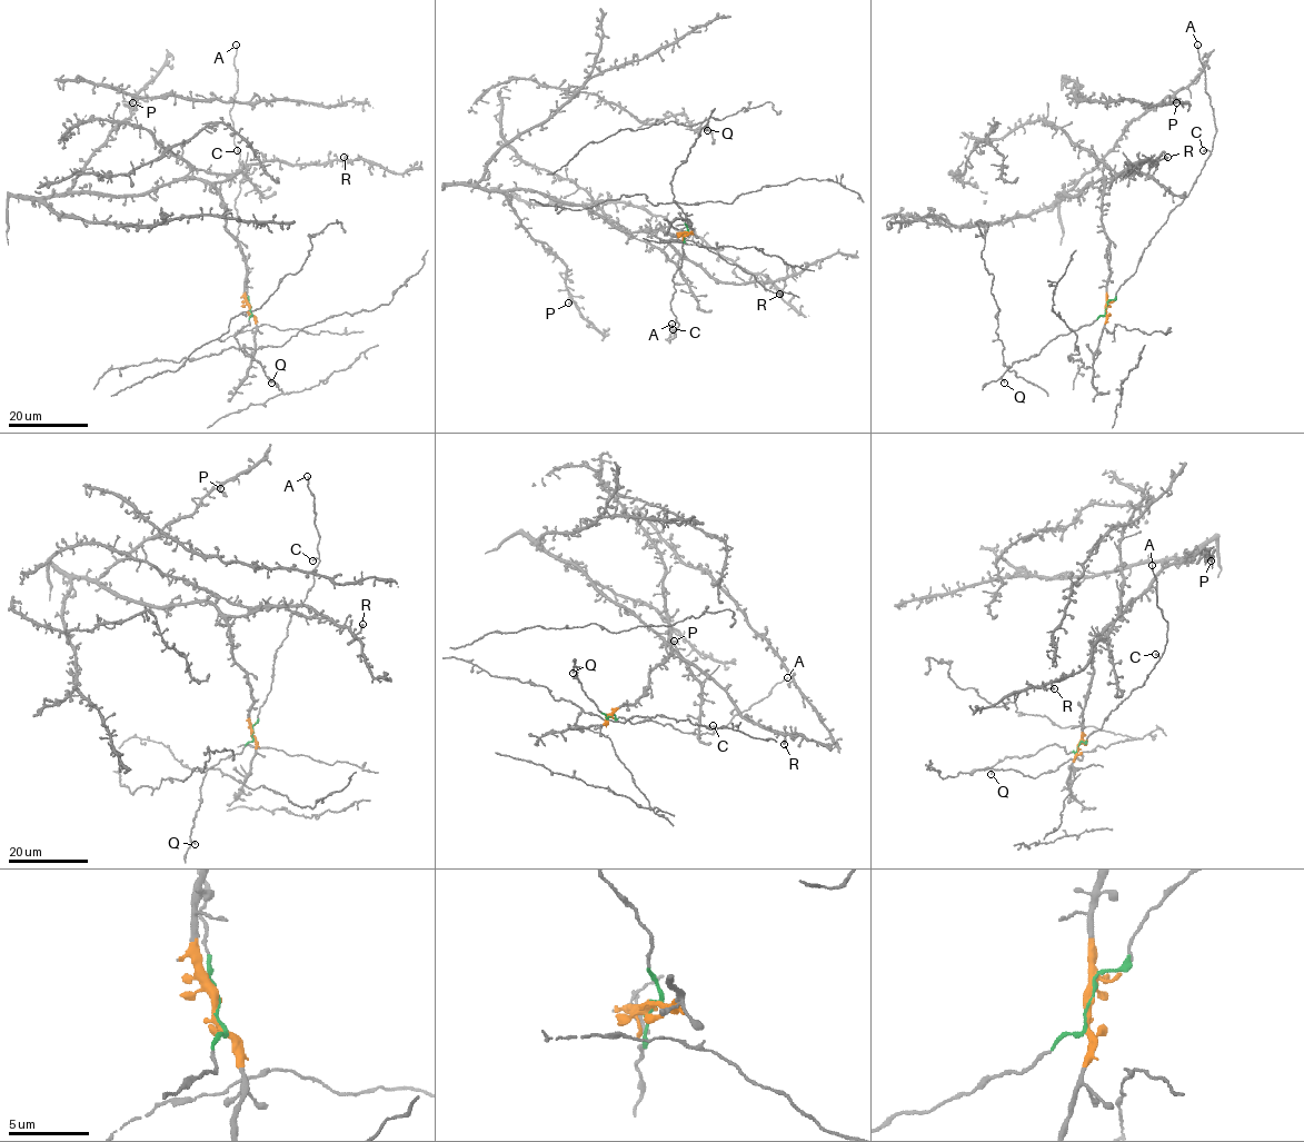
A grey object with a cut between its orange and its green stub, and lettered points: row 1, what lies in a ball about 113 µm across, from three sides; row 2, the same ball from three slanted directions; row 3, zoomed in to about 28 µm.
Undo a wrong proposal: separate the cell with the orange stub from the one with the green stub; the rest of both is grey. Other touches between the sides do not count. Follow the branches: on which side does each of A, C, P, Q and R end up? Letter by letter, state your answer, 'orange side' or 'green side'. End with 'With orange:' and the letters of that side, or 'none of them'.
A: green side
C: green side
P: orange side
Q: green side
R: orange side
With orange: P, R

